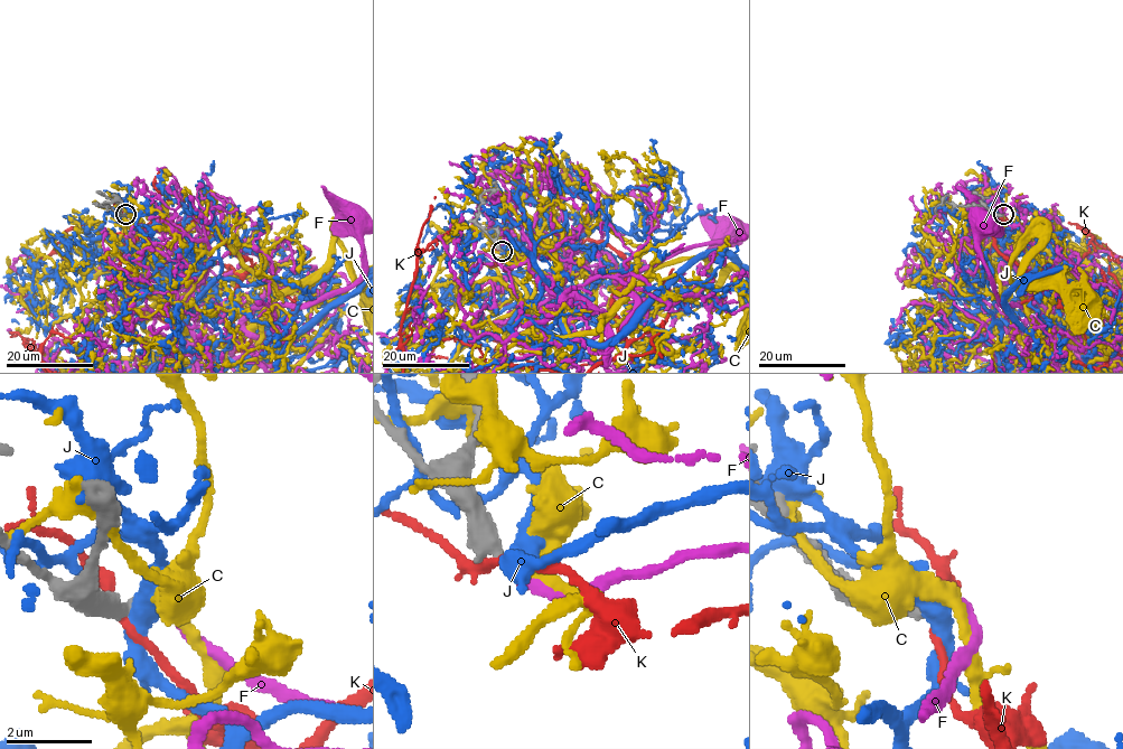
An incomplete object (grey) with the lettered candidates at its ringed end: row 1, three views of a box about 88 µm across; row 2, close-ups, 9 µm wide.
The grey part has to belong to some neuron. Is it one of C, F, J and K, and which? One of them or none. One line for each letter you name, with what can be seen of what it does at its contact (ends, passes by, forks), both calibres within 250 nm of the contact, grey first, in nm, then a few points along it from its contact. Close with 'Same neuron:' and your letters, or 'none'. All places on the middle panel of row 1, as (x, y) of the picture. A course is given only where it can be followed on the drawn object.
F: it ends; calibres 240 and 240 nm; course (502, 251), (582, 263), (557, 293), (602, 317), (607, 363), (637, 272), (739, 232)
Same neuron: F

